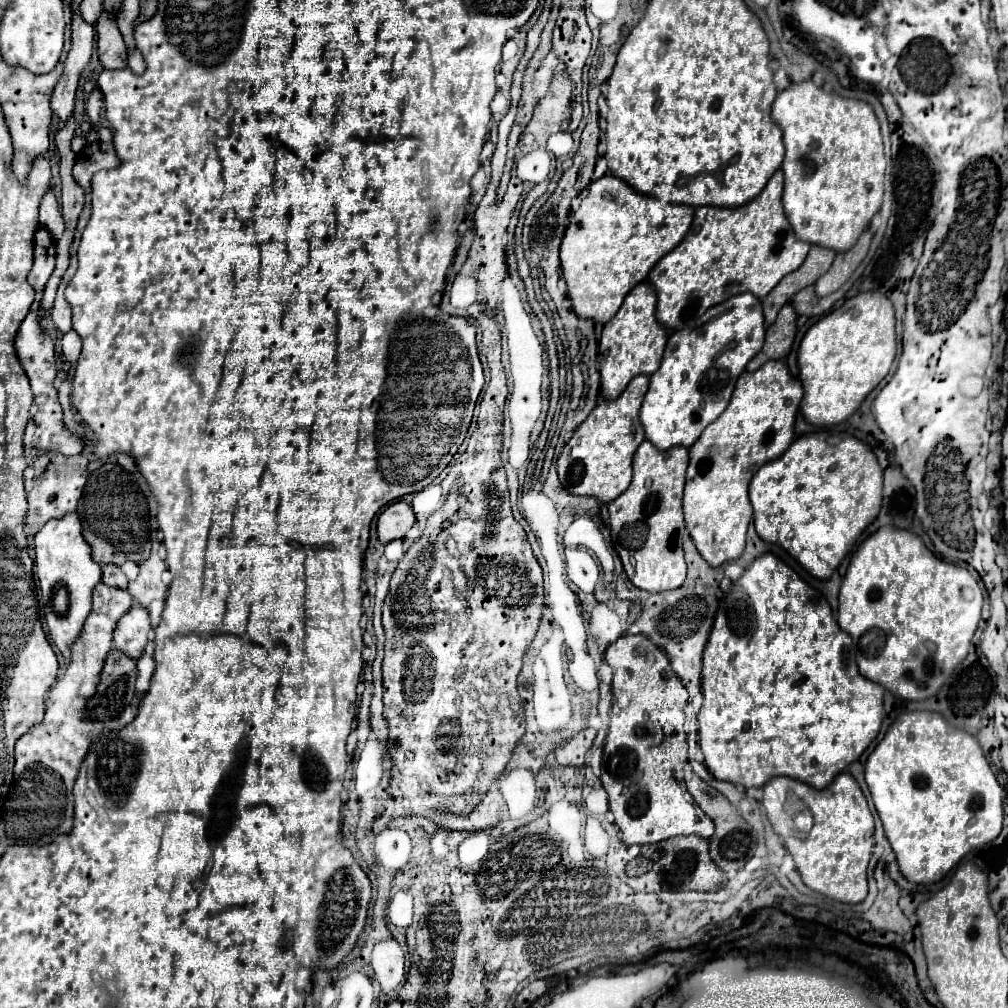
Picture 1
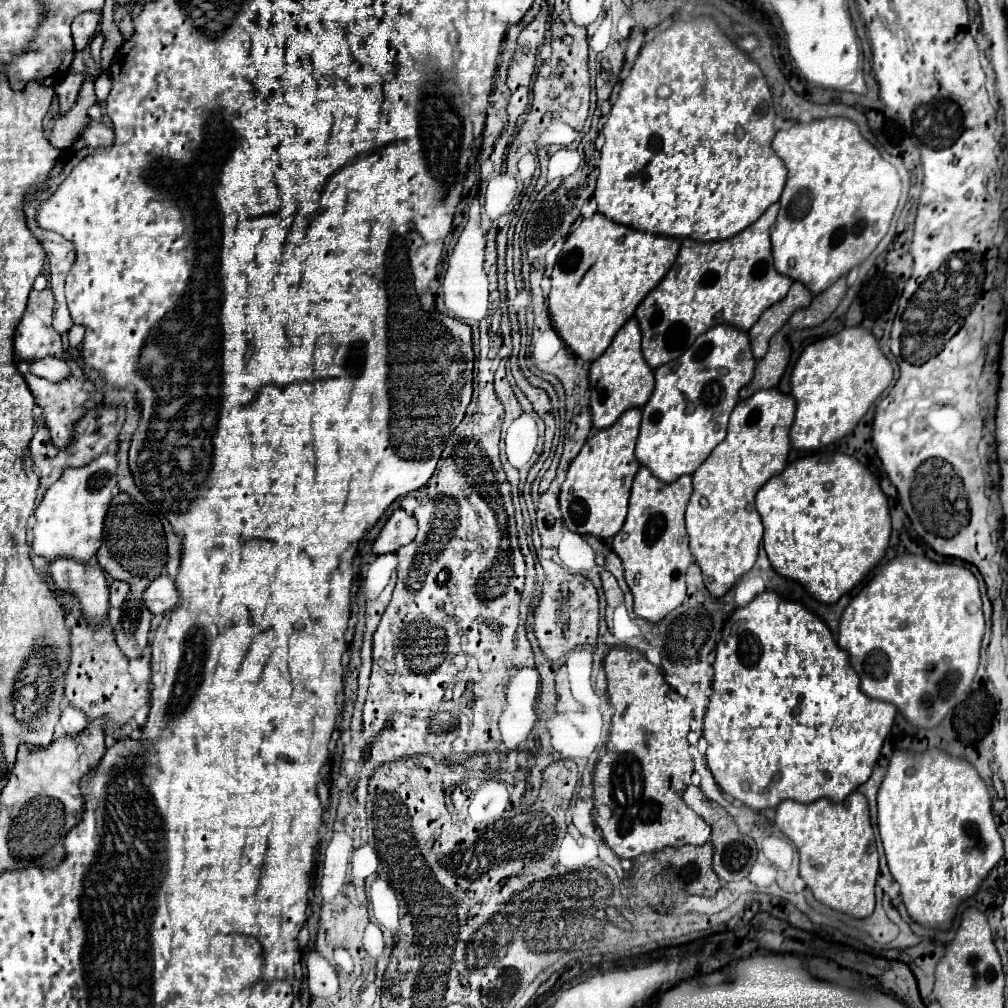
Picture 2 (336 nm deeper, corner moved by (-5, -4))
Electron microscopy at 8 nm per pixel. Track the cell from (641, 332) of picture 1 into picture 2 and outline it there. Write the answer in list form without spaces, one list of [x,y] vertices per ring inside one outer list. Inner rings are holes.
[[[636,318],[628,320],[614,336],[608,350],[590,366],[590,412],[596,430],[612,426],[622,412],[642,408],[654,390],[654,370],[646,364],[640,350],[640,328]]]

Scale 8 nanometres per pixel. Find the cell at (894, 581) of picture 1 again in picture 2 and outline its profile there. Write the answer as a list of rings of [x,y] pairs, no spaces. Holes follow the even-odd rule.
[[[904,554],[904,556],[896,556],[892,562],[884,564],[882,568],[878,568],[874,572],[872,580],[862,588],[862,592],[856,598],[852,598],[852,602],[848,604],[848,608],[844,610],[842,620],[840,620],[838,646],[848,652],[850,666],[860,676],[860,688],[862,688],[864,694],[868,694],[874,700],[884,700],[884,702],[894,704],[898,708],[898,712],[912,726],[918,726],[918,728],[936,728],[944,720],[944,716],[950,710],[954,710],[960,702],[964,702],[964,698],[968,696],[970,684],[972,684],[972,680],[976,676],[976,670],[978,670],[978,664],[980,664],[982,636],[984,636],[984,614],[982,614],[982,600],[980,600],[980,588],[978,588],[976,576],[968,568],[960,568],[960,566],[954,566],[954,564],[936,564],[936,562],[928,560],[926,556]]]

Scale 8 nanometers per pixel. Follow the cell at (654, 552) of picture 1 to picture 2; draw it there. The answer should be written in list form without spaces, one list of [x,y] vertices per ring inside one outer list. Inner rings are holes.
[[[642,466],[634,478],[628,518],[612,538],[612,550],[622,560],[624,578],[634,596],[634,614],[644,620],[660,622],[686,598],[686,568],[692,562],[692,554],[688,550],[684,510],[690,494],[690,476],[680,476],[674,484],[664,484]]]

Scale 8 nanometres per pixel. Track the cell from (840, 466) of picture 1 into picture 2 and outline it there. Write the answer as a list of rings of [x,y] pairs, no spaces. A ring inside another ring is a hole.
[[[820,452],[820,454],[810,454],[810,456],[804,456],[804,458],[798,458],[796,462],[788,464],[788,468],[784,472],[772,476],[770,482],[760,488],[760,492],[756,496],[756,510],[758,510],[758,514],[762,518],[762,524],[764,524],[764,550],[770,558],[770,562],[772,562],[772,568],[780,576],[786,576],[786,578],[792,578],[792,580],[800,582],[818,602],[824,602],[824,604],[836,604],[840,600],[840,596],[844,596],[854,586],[858,586],[868,576],[868,572],[884,558],[886,548],[890,546],[892,526],[888,500],[886,500],[884,492],[880,490],[878,480],[868,472],[868,468],[864,464],[860,464],[854,456],[848,456],[848,454]]]

